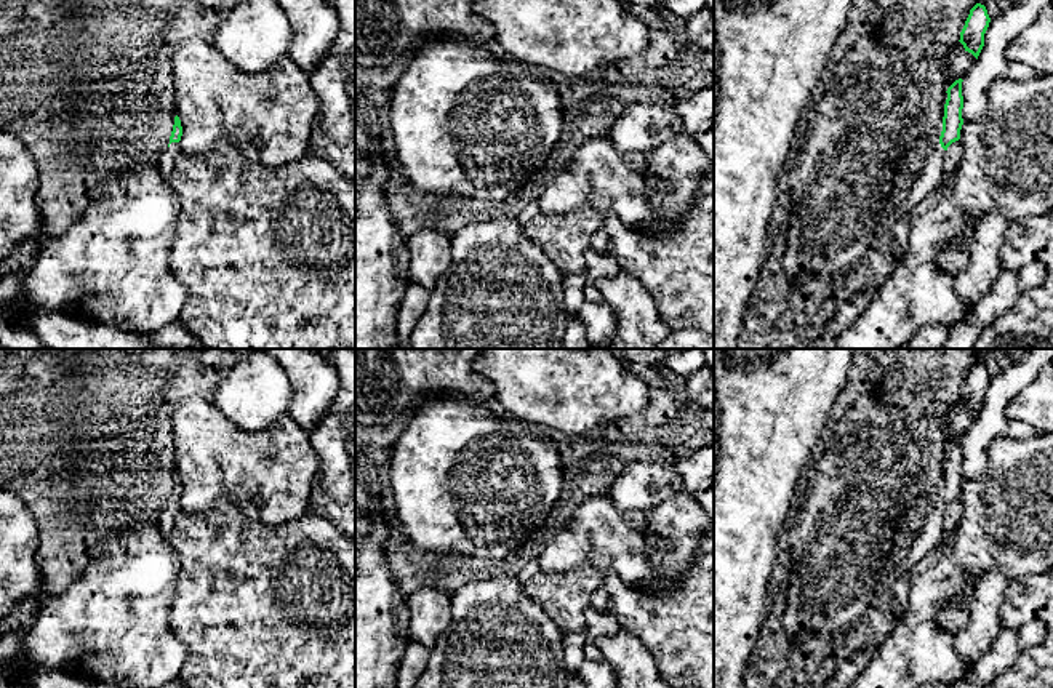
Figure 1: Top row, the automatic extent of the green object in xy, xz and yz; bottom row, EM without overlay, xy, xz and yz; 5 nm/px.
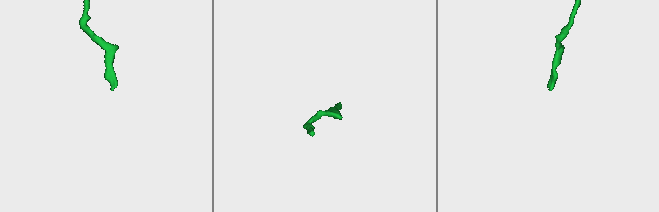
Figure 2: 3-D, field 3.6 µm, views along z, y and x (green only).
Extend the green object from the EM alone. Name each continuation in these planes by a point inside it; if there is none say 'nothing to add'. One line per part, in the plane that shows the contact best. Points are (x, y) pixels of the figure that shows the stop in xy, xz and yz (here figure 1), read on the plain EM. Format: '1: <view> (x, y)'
1: xy (168, 516)

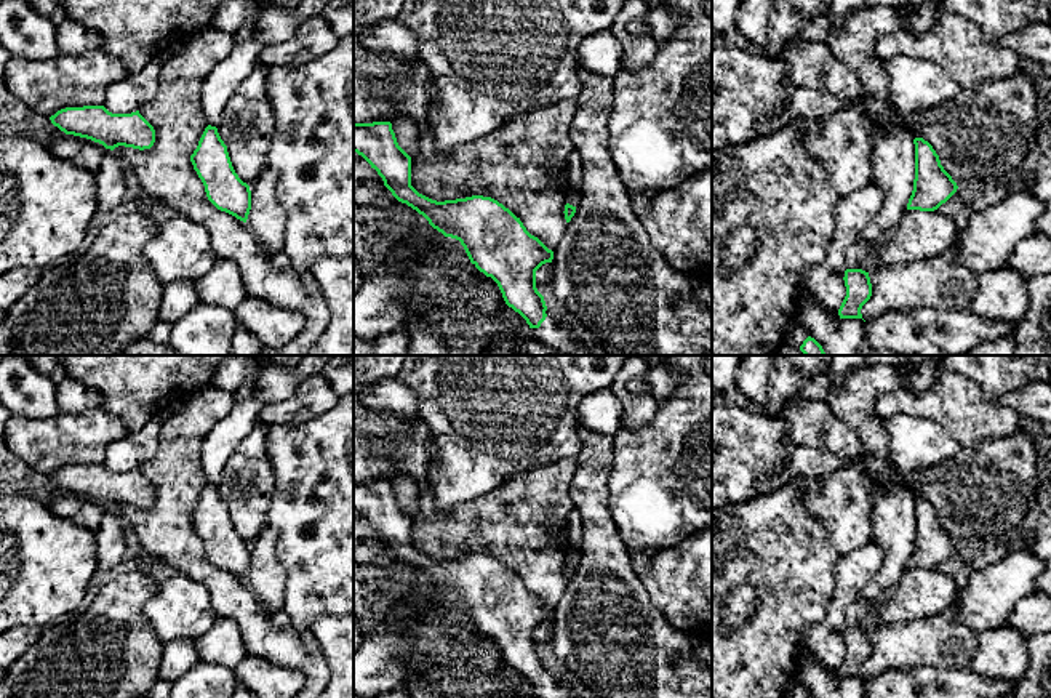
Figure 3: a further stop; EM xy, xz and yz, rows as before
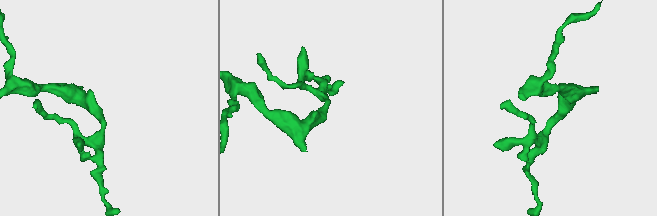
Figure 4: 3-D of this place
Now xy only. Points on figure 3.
nothing to add

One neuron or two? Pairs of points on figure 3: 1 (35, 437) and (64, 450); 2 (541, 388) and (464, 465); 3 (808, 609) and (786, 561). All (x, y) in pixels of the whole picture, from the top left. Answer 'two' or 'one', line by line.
1: one
2: one
3: one

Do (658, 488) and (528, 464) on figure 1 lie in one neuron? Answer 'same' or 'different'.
different

